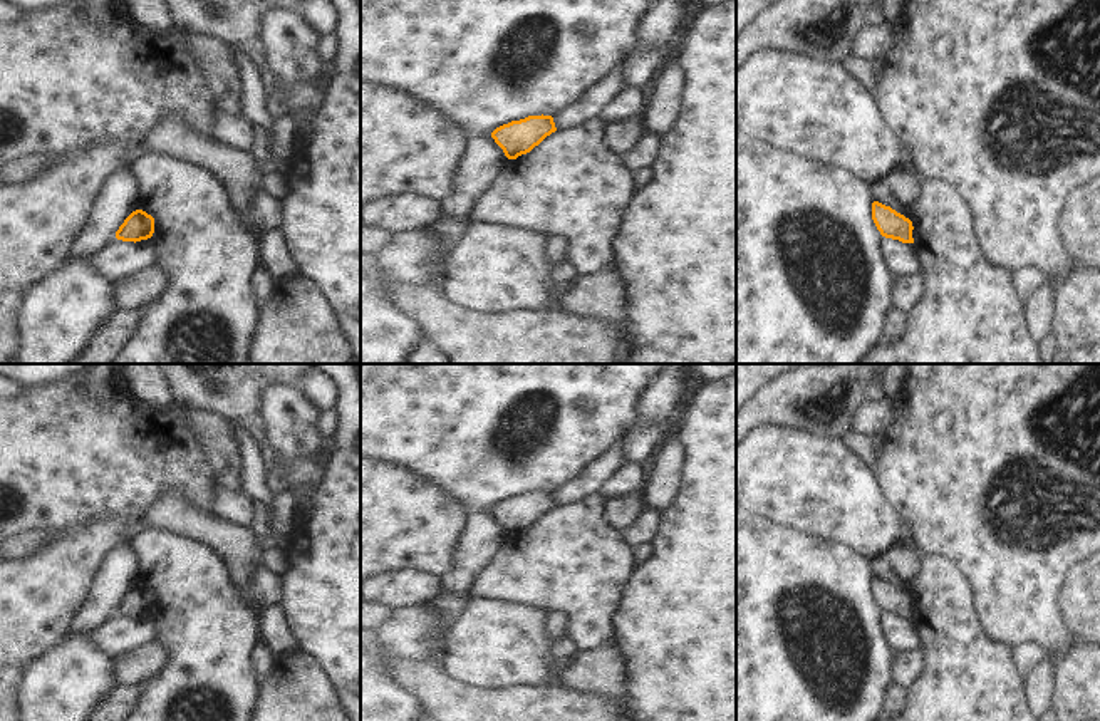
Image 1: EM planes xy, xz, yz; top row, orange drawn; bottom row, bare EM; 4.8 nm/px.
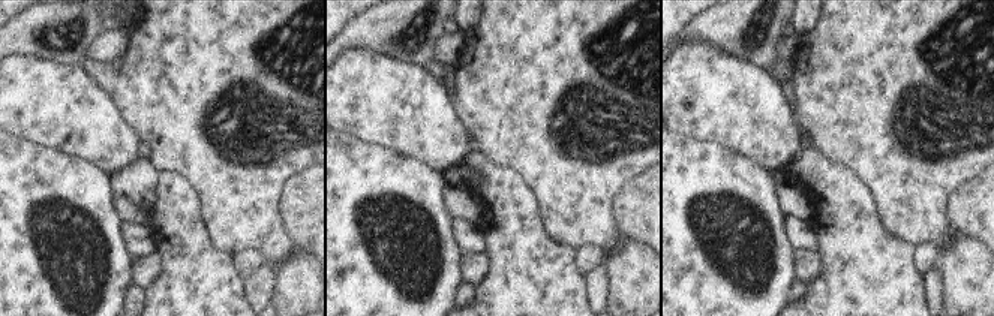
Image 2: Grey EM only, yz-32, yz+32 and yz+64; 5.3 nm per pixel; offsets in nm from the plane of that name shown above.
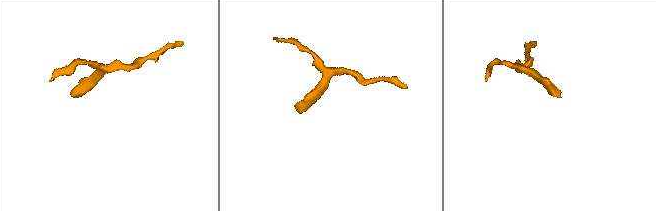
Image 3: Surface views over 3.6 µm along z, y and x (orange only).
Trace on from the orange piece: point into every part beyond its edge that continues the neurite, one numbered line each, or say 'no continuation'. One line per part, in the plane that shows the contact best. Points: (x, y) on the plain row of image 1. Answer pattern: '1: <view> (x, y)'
no continuation

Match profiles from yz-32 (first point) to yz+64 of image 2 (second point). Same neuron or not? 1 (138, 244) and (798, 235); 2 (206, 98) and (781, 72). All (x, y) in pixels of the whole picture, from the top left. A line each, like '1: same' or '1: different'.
1: same
2: different

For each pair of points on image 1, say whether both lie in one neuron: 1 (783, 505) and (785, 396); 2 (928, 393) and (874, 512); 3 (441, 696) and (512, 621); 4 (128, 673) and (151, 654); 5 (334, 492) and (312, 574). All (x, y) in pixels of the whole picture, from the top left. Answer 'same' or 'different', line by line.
1: different
2: different
3: different
4: same
5: same

